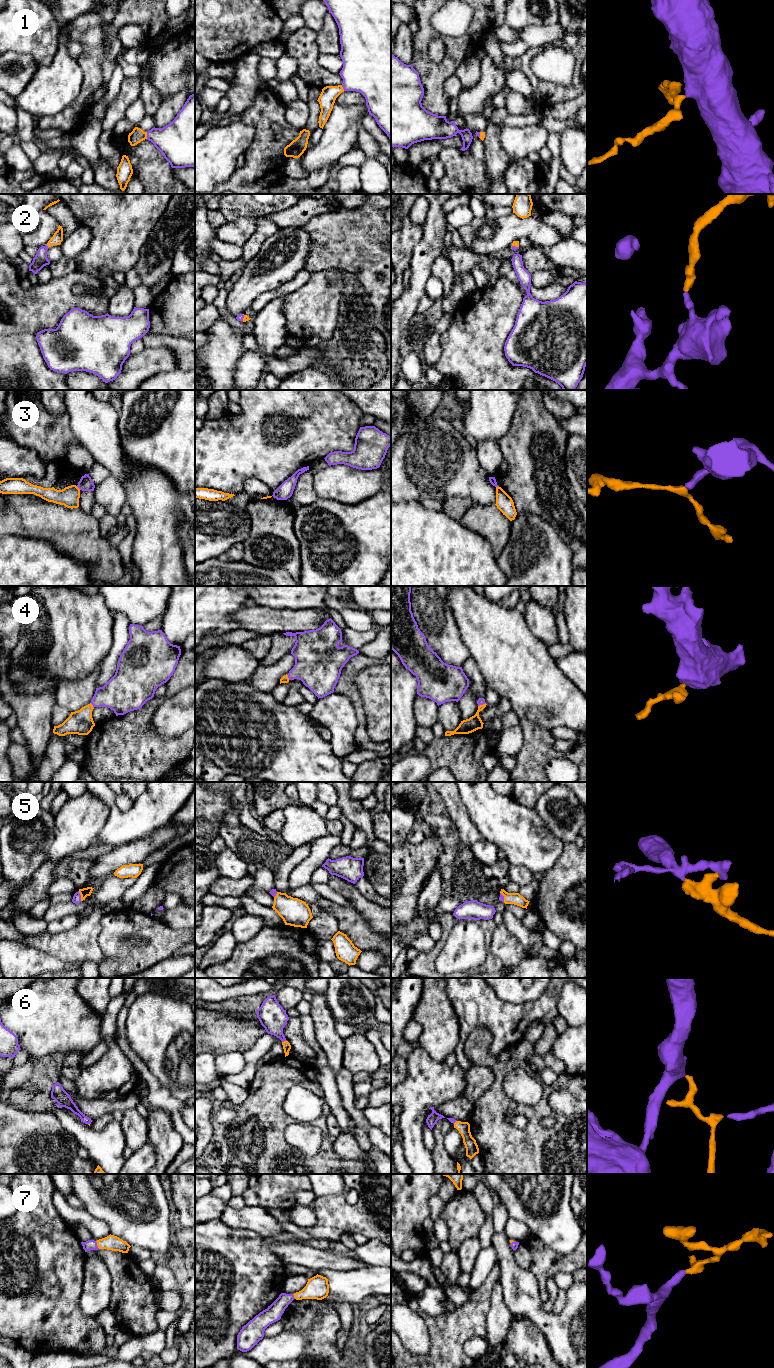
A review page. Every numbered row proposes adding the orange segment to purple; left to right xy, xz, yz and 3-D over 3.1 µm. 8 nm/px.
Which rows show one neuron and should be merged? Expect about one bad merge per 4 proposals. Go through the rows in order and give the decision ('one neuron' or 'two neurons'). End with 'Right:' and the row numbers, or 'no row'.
1: one neuron
2: one neuron
3: two neurons
4: one neuron
5: one neuron
6: one neuron
7: one neuron
Right: 1, 2, 4, 5, 6, 7

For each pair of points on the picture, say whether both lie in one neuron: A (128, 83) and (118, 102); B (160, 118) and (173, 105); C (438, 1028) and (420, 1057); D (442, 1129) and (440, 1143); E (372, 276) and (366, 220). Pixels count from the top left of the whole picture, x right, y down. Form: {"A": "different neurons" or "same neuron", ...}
{"A": "same neuron", "B": "same neuron", "C": "different neurons", "D": "same neuron", "E": "same neuron"}

